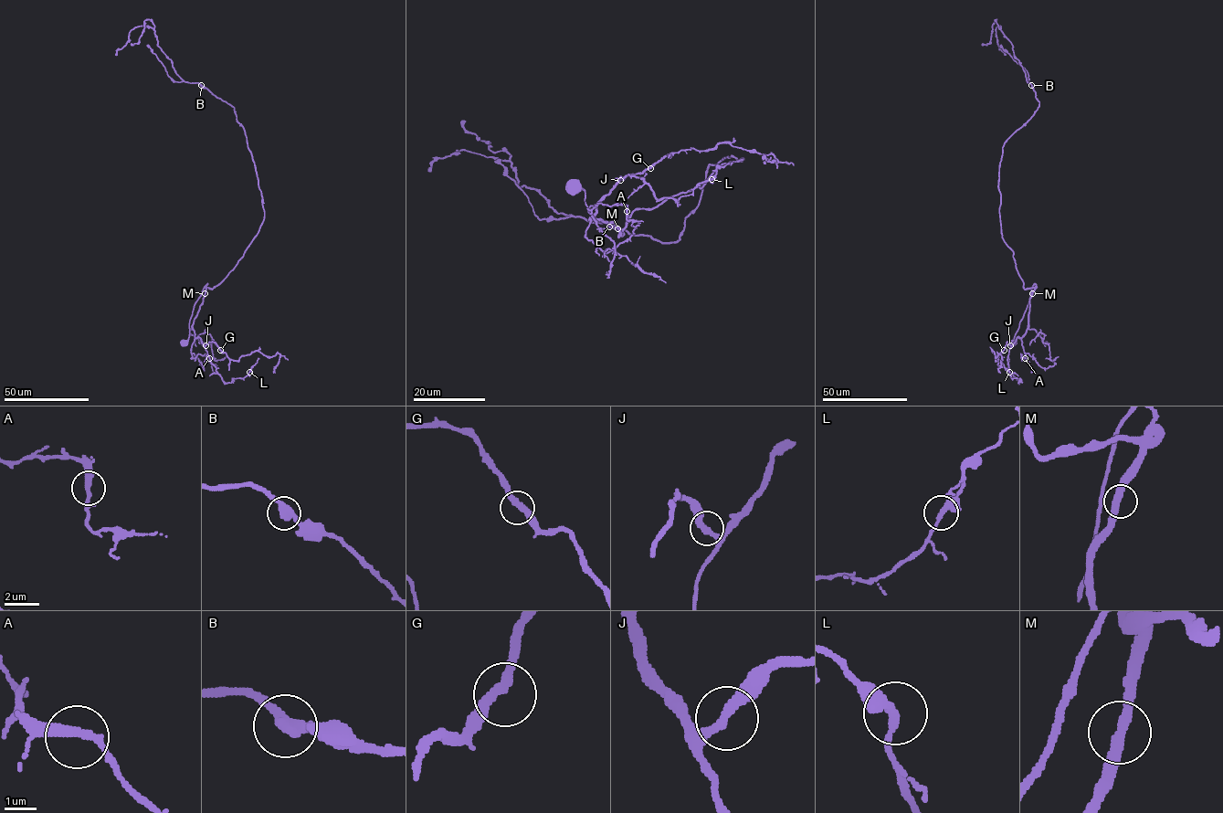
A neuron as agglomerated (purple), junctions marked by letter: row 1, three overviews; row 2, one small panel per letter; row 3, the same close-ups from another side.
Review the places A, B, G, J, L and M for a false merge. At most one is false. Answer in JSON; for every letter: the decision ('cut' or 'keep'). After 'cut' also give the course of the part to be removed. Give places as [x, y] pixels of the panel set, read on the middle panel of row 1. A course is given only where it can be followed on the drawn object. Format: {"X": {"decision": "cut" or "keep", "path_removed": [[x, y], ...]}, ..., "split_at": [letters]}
{"A": {"decision": "keep"}, "B": {"decision": "keep"}, "G": {"decision": "keep"}, "J": {"decision": "keep"}, "L": {"decision": "keep"}, "M": {"decision": "keep"}, "split_at": []}

